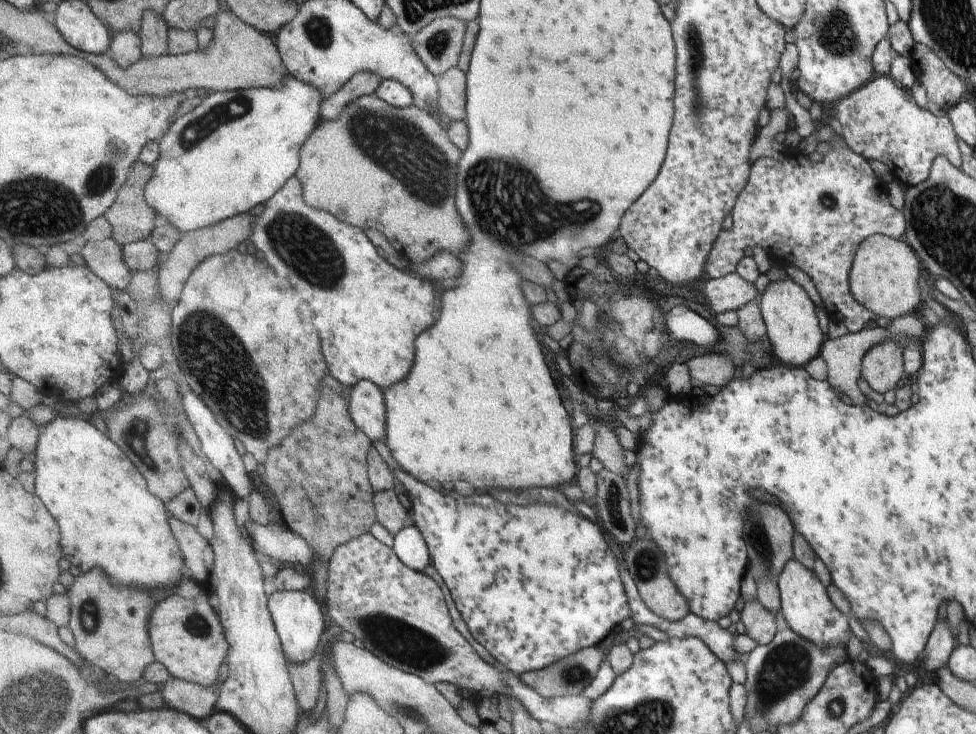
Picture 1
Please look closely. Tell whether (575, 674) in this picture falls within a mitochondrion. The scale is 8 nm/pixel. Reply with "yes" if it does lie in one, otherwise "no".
yes

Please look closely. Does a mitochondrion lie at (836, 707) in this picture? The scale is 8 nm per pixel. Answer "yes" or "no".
yes

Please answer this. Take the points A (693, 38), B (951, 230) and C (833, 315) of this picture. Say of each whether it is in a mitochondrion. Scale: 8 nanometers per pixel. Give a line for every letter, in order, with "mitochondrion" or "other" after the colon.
A: mitochondrion
B: mitochondrion
C: other

